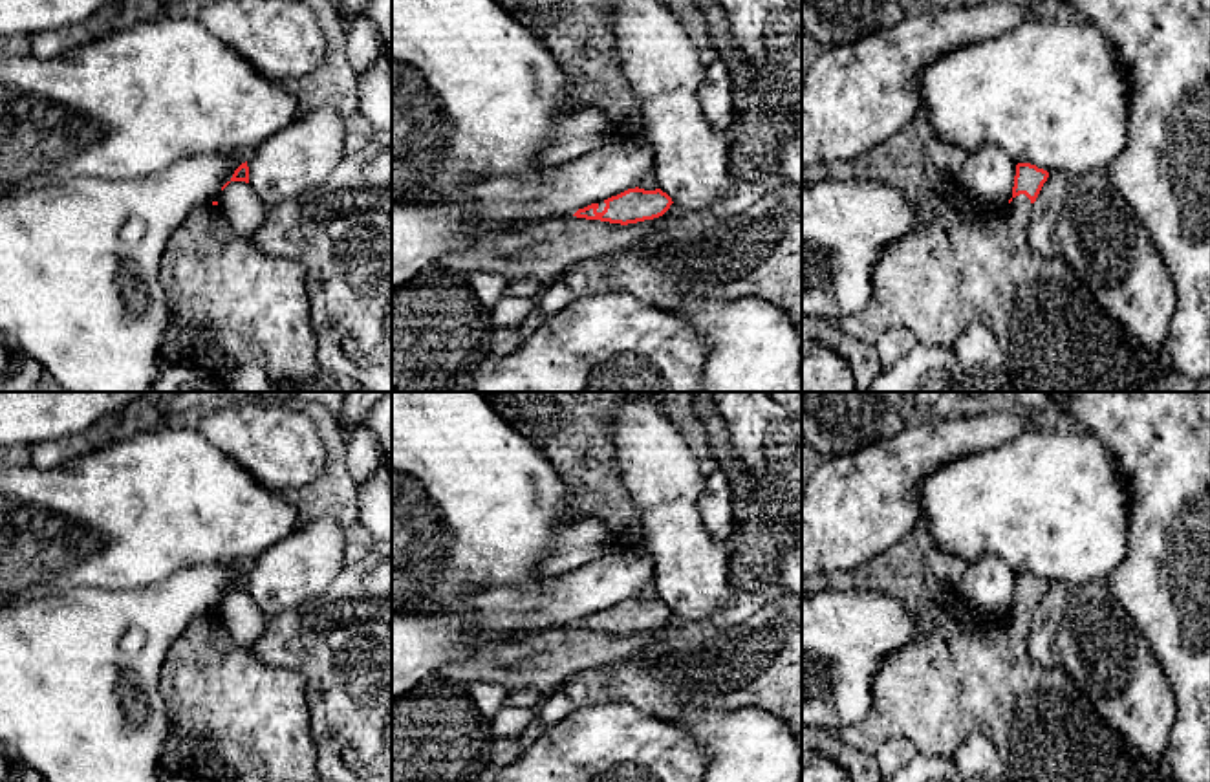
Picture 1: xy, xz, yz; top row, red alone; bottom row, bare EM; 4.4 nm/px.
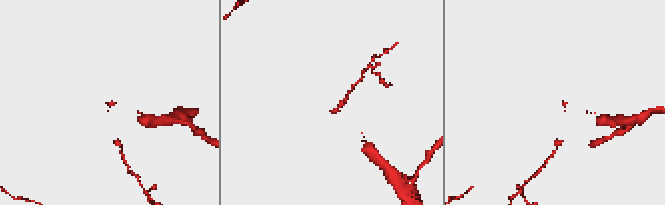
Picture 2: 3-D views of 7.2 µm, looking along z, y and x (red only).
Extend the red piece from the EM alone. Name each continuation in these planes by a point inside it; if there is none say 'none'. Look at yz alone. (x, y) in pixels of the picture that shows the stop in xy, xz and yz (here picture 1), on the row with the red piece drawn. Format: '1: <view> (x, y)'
1: yz (963, 262)

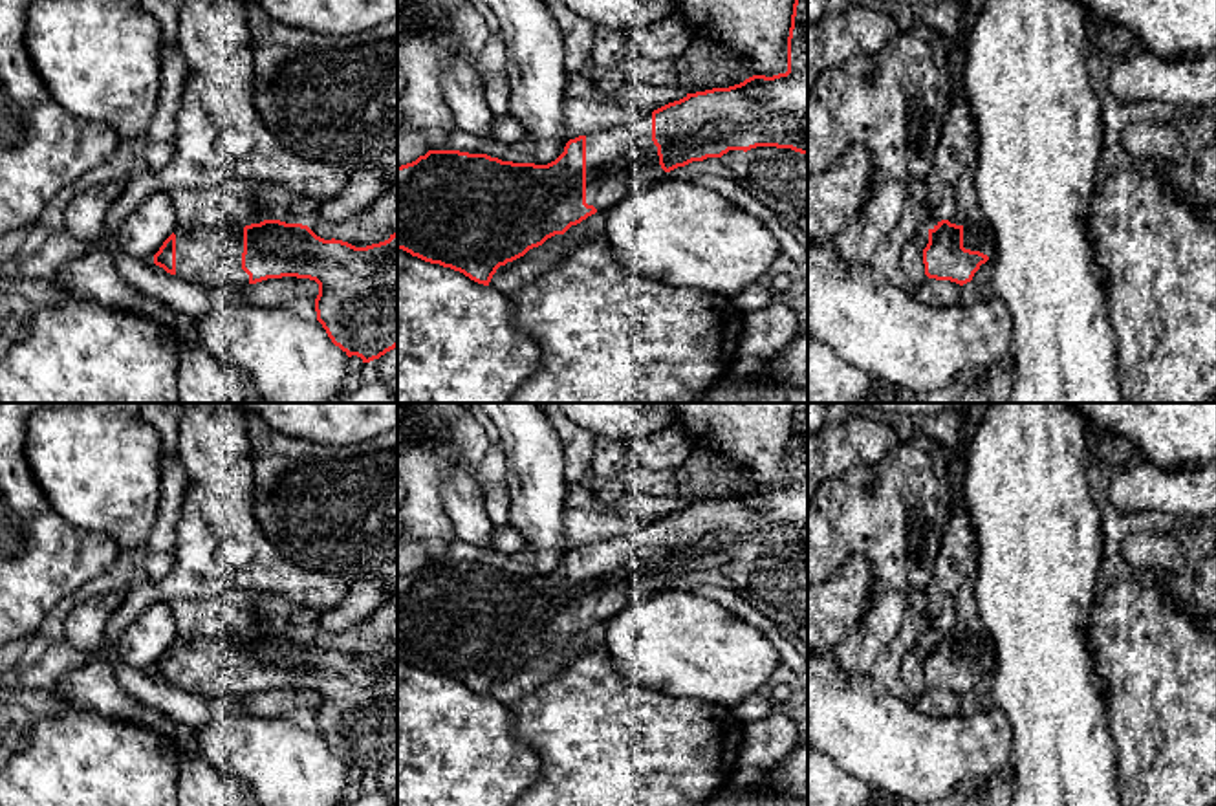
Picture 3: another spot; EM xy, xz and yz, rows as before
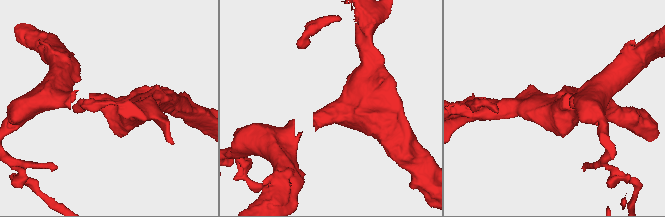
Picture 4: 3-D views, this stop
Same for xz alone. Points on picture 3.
1: xz (619, 162)

